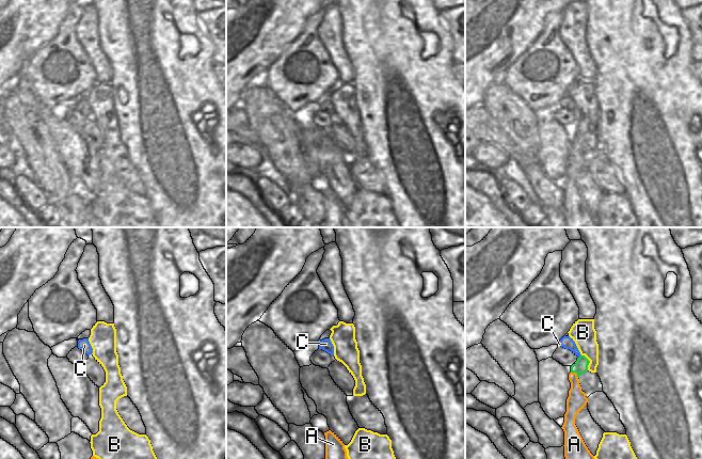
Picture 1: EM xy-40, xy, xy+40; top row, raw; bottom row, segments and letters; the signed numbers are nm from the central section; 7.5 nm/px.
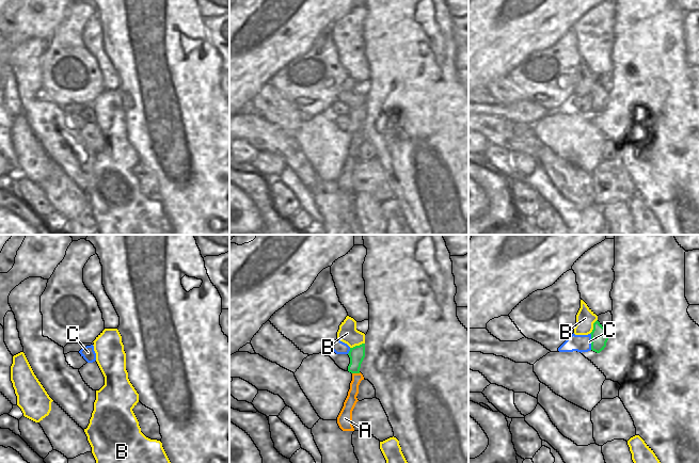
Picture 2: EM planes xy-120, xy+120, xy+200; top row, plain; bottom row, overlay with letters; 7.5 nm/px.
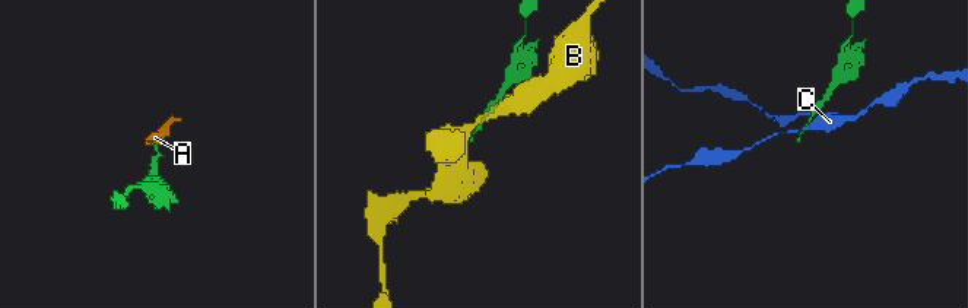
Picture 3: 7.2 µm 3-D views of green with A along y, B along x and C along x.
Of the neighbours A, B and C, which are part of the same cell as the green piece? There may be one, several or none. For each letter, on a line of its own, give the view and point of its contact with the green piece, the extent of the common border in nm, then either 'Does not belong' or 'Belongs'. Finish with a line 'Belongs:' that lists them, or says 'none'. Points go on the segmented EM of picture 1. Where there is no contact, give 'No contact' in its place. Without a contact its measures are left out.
A: Touches green at xy+40 (575, 372). Shared border 80 nm. Belongs
B: Touches green at xy+40 (589, 362). Shared border 130 nm. Does not belong
C: Touches green at xy+40 (579, 357). Shared border 40 nm. Does not belong
Belongs: A

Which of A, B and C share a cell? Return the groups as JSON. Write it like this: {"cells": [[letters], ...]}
{"cells": [["A"], ["B"], ["C"]]}

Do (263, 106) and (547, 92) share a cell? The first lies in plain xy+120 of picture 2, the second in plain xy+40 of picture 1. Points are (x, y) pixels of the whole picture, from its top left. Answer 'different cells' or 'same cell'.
different cells

